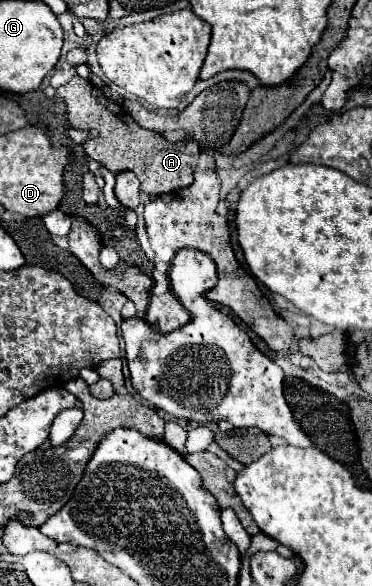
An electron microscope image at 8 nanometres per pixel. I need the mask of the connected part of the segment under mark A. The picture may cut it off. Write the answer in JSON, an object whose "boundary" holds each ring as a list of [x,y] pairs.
{"boundary":[[[73,76],[65,86],[59,86],[57,94],[67,106],[67,120],[73,128],[97,130],[97,138],[83,142],[83,150],[113,174],[133,170],[141,182],[141,192],[149,196],[161,196],[193,184],[193,170],[199,160],[199,144],[193,138],[169,142],[161,134],[141,128],[121,104],[109,102],[99,88],[93,88],[93,84],[81,76]]]}

